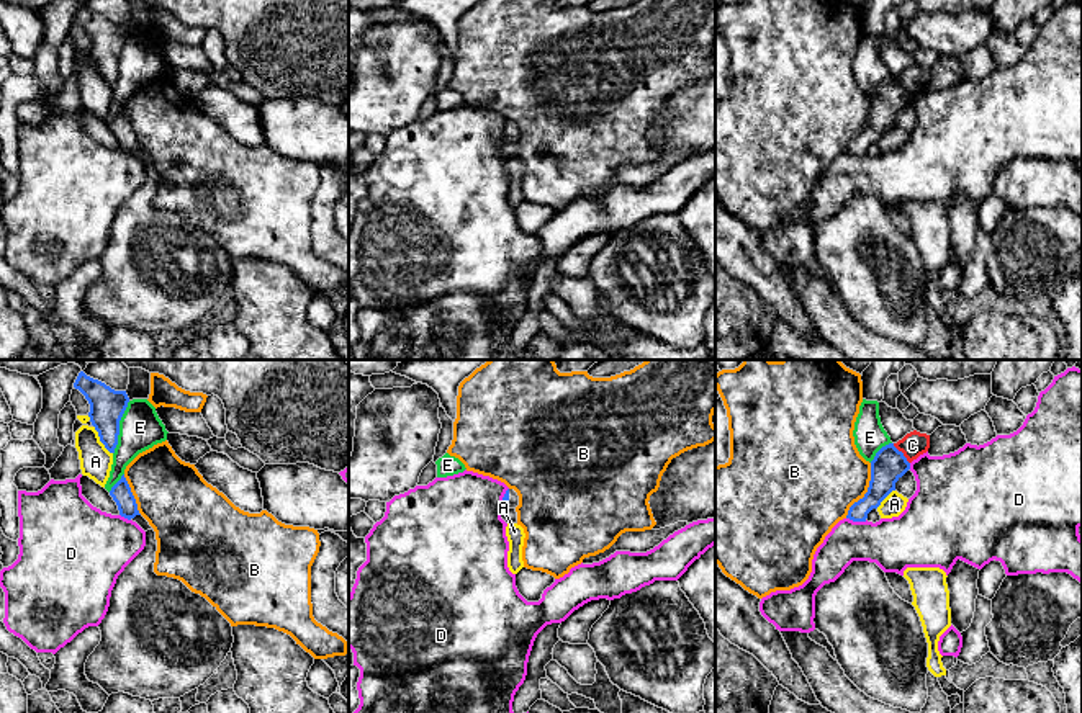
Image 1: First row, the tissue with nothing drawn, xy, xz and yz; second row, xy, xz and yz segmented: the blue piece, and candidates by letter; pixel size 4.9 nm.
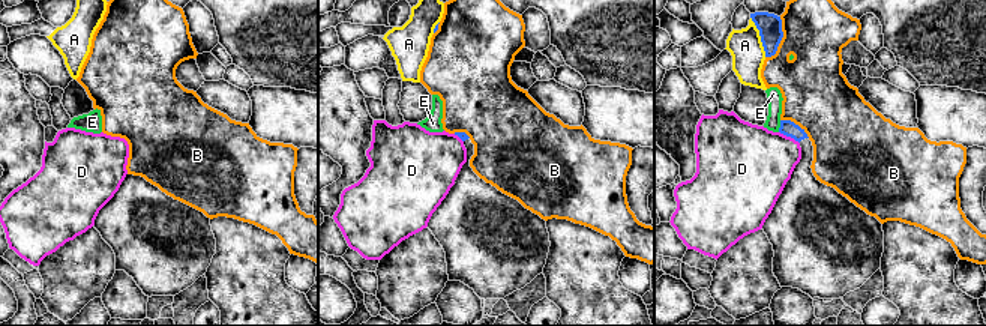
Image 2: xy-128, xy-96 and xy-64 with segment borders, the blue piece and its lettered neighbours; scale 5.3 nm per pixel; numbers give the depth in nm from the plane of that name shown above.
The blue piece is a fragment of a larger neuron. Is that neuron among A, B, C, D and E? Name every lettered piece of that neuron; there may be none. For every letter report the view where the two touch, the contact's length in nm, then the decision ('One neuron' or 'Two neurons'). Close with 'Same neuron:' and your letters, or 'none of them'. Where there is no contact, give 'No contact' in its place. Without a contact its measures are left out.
A: Touches blue in xy. Shared border 170 nm. Two neurons
B: Touches blue in yz. Shared border 300 nm. Two neurons
C: Touches blue in yz. Shared border 130 nm. Two neurons
D: Touches blue in yz. Shared border 110 nm. Two neurons
E: Touches blue in xy. Shared border 280 nm. Two neurons
Same neuron: none of them

